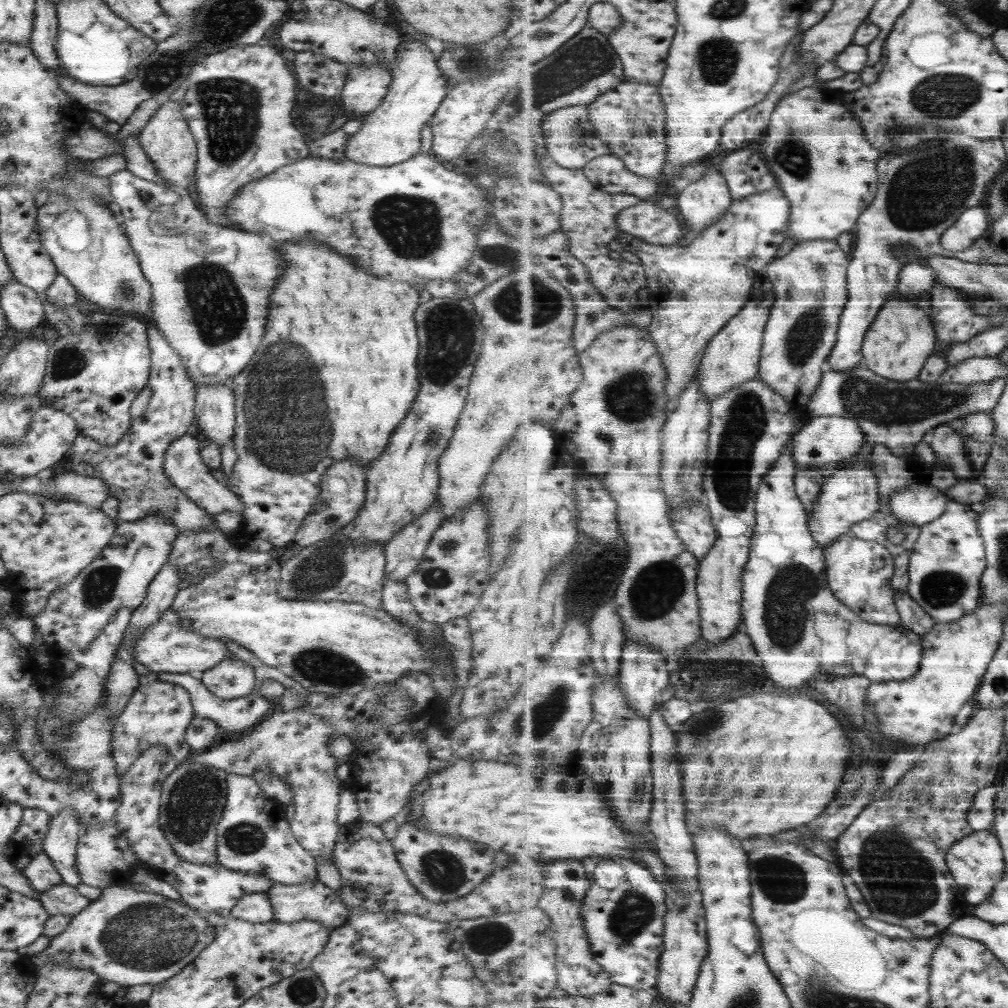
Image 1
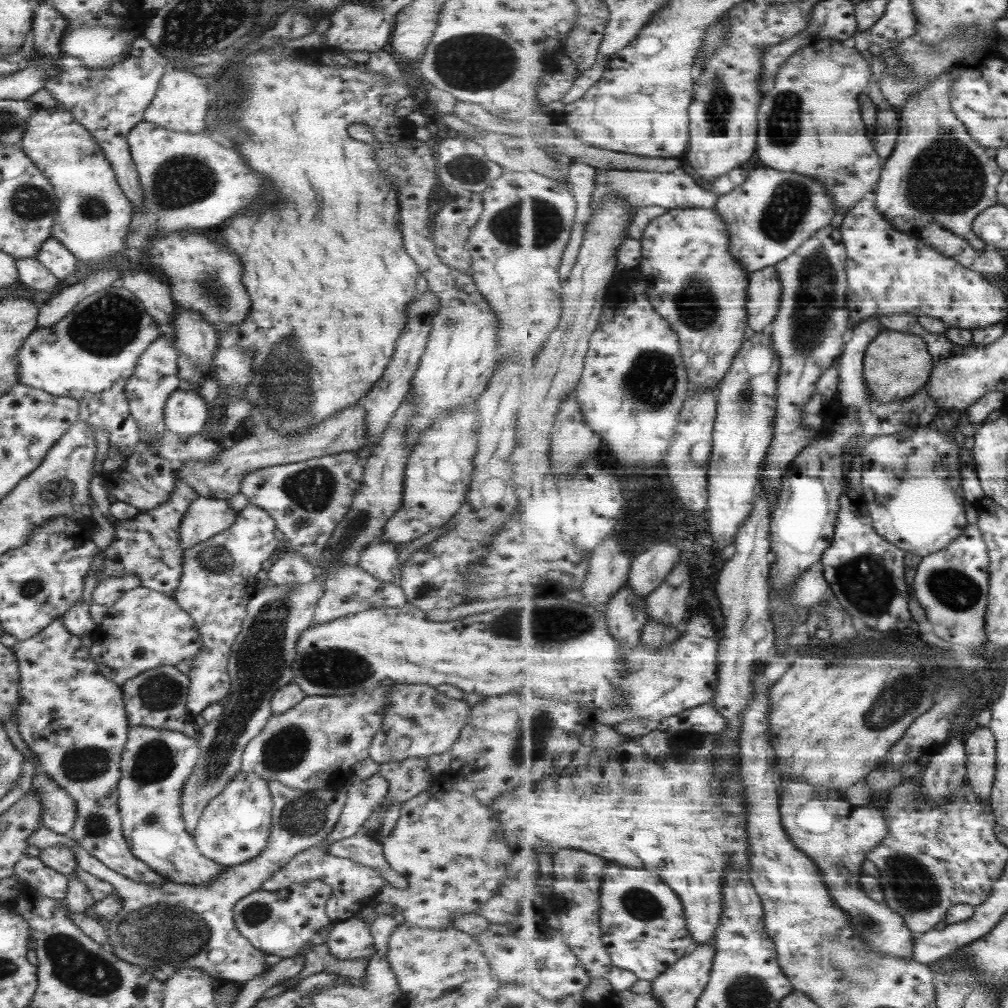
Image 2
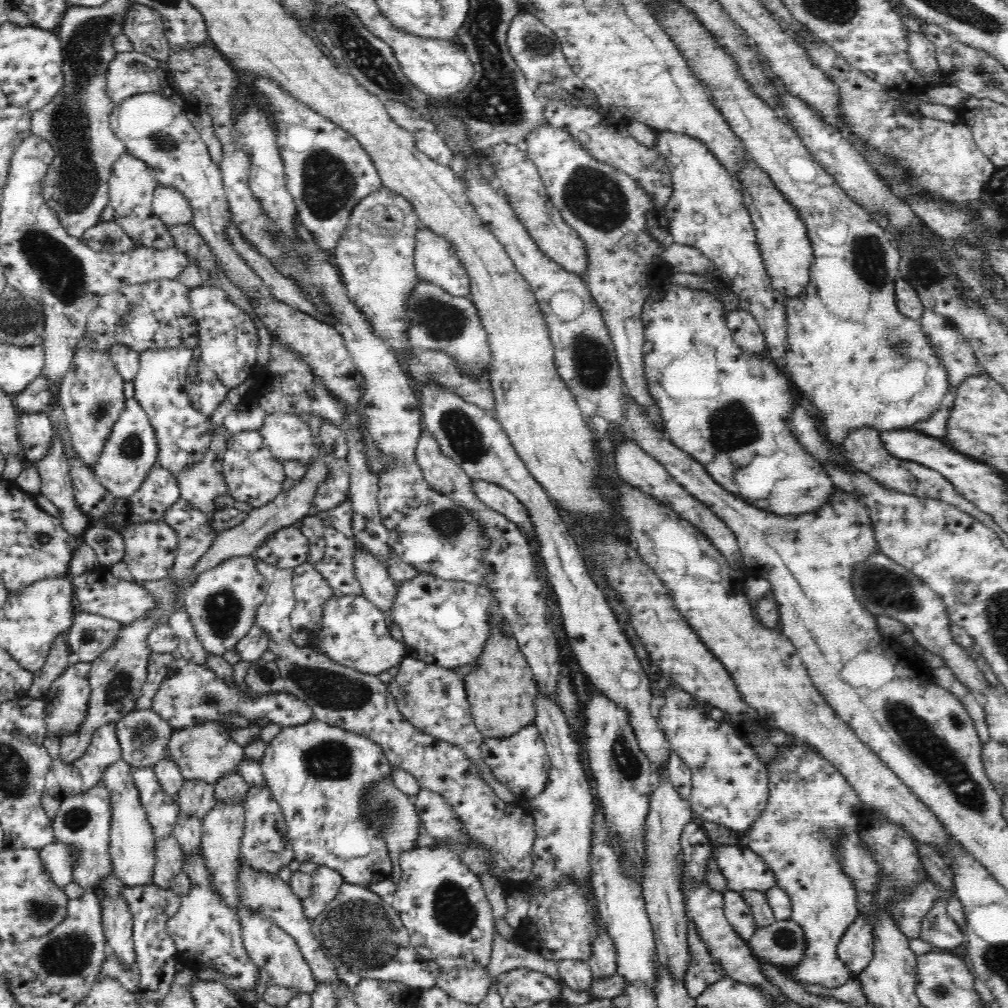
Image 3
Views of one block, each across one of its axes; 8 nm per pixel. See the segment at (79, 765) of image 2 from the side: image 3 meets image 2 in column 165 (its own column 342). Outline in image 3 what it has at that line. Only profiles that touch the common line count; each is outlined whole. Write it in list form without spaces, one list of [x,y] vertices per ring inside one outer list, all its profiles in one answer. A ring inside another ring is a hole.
[[[319,866],[311,873],[312,888],[310,894],[302,899],[304,914],[312,922],[325,906],[334,900],[343,884],[342,876],[326,866]]]

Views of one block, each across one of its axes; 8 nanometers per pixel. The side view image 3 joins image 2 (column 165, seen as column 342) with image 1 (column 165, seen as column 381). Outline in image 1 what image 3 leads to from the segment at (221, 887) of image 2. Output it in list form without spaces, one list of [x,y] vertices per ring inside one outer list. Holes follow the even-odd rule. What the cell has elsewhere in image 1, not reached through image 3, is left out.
[[[111,884],[99,894],[99,897],[81,909],[57,936],[37,955],[30,956],[34,970],[39,969],[45,961],[69,963],[77,969],[93,971],[97,977],[113,981],[123,987],[135,984],[155,984],[163,982],[187,966],[215,935],[214,927],[205,923],[203,914],[181,901],[171,900],[151,893],[151,891],[134,890],[131,886]]]

